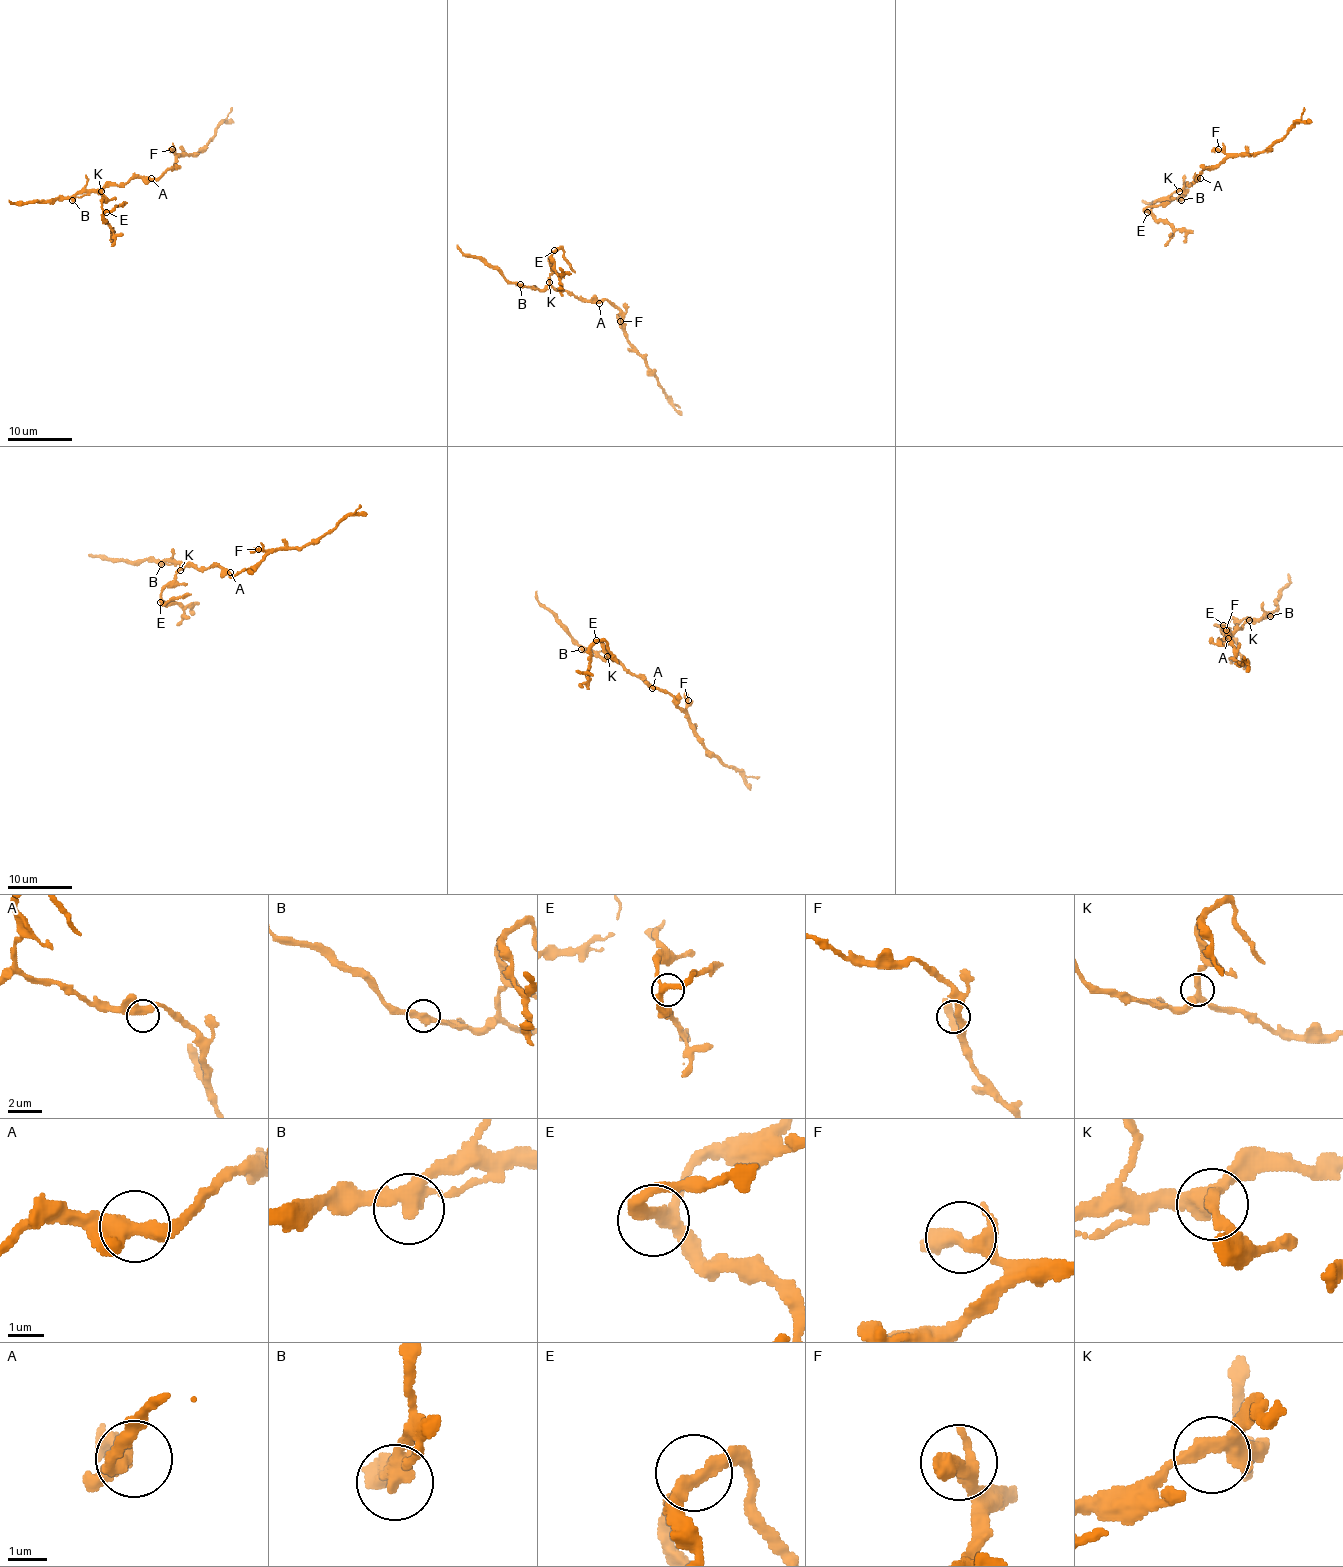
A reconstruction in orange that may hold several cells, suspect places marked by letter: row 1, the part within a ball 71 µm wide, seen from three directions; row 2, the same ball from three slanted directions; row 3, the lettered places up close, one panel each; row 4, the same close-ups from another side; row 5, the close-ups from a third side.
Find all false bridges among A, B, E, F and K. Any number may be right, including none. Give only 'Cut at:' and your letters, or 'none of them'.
Cut at: none of them

